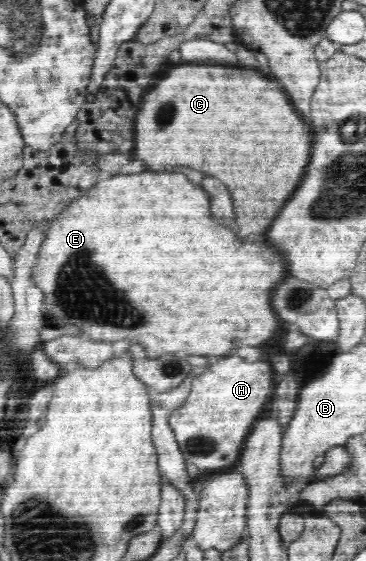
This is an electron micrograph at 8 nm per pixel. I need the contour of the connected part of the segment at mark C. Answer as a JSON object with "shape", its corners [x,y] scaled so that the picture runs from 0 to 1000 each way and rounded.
{"shape":[[[492,116],[470,123],[385,180],[366,221],[363,278],[388,283],[396,301],[470,305],[475,294],[525,298],[557,312],[596,316],[639,355],[650,419],[721,419],[760,383],[765,369],[803,344],[847,287],[852,230],[809,205],[809,198],[765,159],[760,144],[721,137],[689,123],[623,116]]]}

